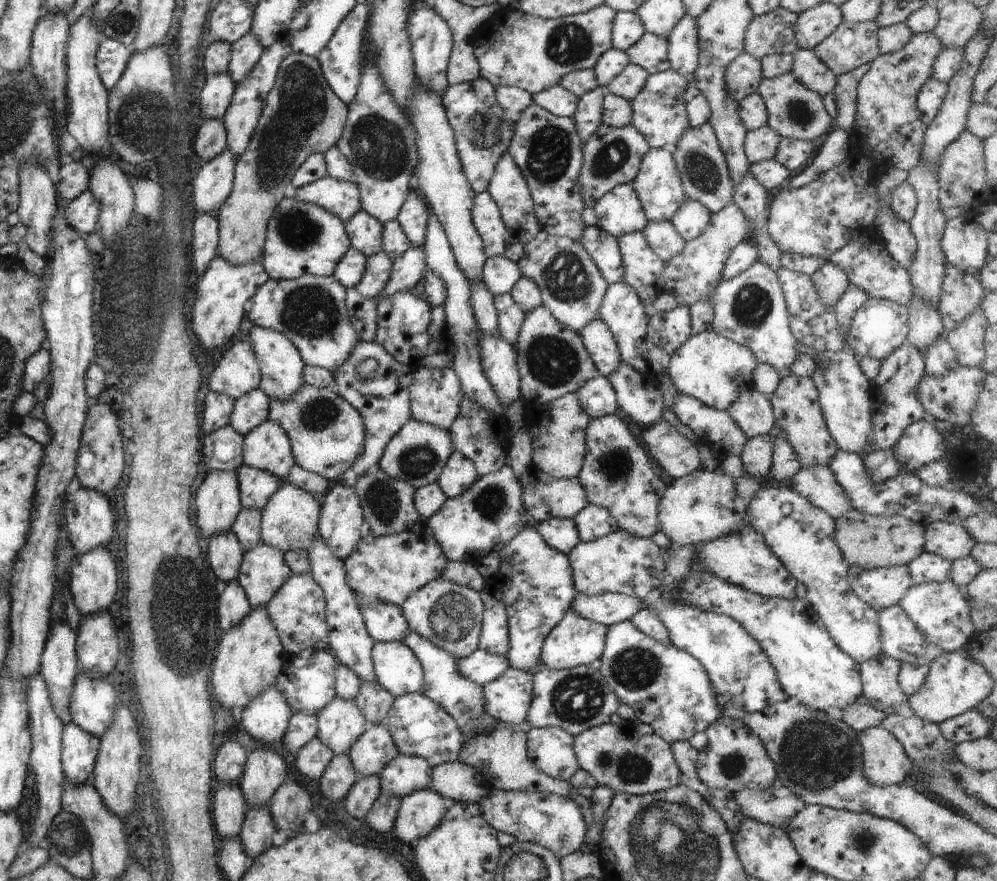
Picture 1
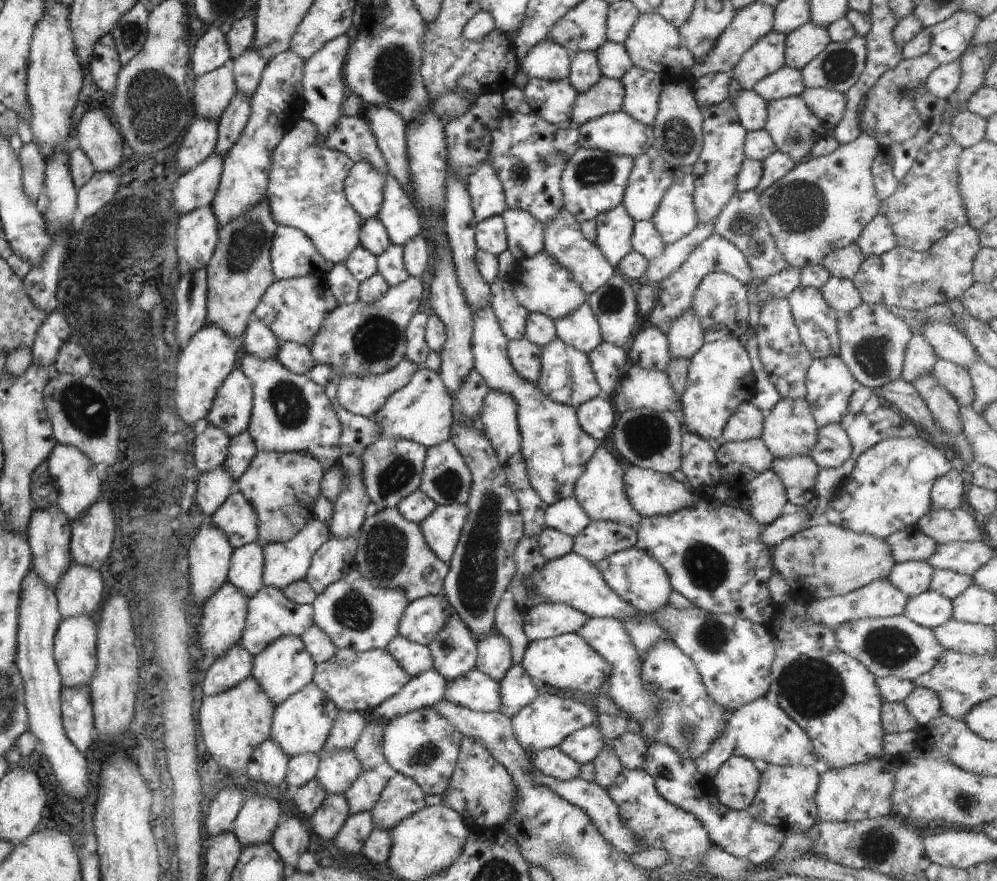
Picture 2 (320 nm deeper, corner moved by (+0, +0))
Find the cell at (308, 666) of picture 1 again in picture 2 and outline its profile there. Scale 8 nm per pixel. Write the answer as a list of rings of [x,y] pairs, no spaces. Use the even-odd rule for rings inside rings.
[[[309,682],[302,690],[295,692],[283,702],[274,704],[268,740],[277,744],[288,758],[305,752],[317,754],[325,744],[333,720],[337,718],[337,712],[338,709],[325,696],[325,692],[321,692],[315,682]]]

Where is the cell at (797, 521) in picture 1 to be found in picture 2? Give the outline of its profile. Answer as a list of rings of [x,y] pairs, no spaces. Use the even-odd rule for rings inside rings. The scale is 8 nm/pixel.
[[[904,615],[852,619],[832,633],[837,650],[861,664],[874,679],[896,677],[912,682],[931,670],[944,652],[935,644],[935,638],[931,638],[931,629],[911,622]]]

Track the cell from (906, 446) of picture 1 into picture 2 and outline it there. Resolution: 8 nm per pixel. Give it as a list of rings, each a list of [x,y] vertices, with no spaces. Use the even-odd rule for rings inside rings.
[[[919,436],[885,438],[855,460],[848,478],[837,486],[837,494],[827,502],[824,511],[826,523],[885,539],[914,526],[929,512],[931,486],[952,468],[939,448]]]

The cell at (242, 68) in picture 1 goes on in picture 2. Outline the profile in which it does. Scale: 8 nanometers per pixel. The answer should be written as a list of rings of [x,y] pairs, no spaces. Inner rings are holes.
[[[235,90],[229,104],[219,116],[213,152],[221,159],[227,154],[227,150],[235,144],[235,140],[239,138],[239,134],[243,131],[243,126],[249,119],[249,114],[251,113],[249,99],[249,96]]]

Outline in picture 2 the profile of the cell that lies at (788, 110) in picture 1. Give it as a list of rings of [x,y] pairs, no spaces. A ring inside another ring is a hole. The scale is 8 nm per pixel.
[[[800,96],[779,98],[766,103],[766,120],[762,129],[771,138],[775,151],[787,154],[794,165],[808,158],[809,150],[813,147],[823,130],[821,122],[815,114],[800,99]]]

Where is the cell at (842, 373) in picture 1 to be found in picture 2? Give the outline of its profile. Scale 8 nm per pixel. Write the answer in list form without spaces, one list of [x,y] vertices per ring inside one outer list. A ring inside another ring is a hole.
[[[838,355],[813,359],[805,374],[805,402],[809,404],[809,413],[816,426],[821,428],[827,424],[840,424],[848,412],[848,399],[853,393],[856,383],[851,372],[843,364]]]

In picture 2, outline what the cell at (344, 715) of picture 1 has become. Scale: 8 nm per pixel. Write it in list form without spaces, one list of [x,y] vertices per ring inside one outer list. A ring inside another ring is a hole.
[[[337,750],[331,754],[321,752],[315,777],[326,794],[342,794],[361,770],[353,750]]]

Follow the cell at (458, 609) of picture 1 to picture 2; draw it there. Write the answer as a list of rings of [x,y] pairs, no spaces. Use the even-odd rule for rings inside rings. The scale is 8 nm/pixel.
[[[441,593],[408,602],[397,624],[397,633],[407,640],[429,646],[433,636],[443,630],[451,604]]]

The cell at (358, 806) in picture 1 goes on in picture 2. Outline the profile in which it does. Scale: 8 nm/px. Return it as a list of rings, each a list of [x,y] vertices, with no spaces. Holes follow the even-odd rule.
[[[370,812],[351,814],[339,828],[333,844],[347,854],[357,854],[361,851],[365,838],[369,836],[373,828],[373,818]]]

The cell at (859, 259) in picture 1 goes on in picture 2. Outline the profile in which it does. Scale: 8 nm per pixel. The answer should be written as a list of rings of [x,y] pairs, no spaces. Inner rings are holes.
[[[943,322],[922,323],[915,331],[923,336],[938,358],[955,362],[957,366],[969,370],[971,362],[978,356],[971,344],[965,340],[965,336],[953,326]]]

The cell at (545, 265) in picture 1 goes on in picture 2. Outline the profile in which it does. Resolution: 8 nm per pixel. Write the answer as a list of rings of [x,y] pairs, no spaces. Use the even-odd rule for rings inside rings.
[[[545,250],[526,260],[517,261],[511,278],[513,280],[510,284],[517,304],[521,304],[527,313],[540,313],[553,321],[563,318],[565,314],[573,312],[579,304],[587,301],[588,295],[571,280],[571,274],[563,266],[556,264],[556,260]]]

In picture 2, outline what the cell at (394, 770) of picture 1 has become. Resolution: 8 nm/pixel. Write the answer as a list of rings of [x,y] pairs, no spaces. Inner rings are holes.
[[[395,774],[387,780],[385,788],[370,811],[374,828],[391,831],[403,818],[424,808],[424,792],[413,780]]]

